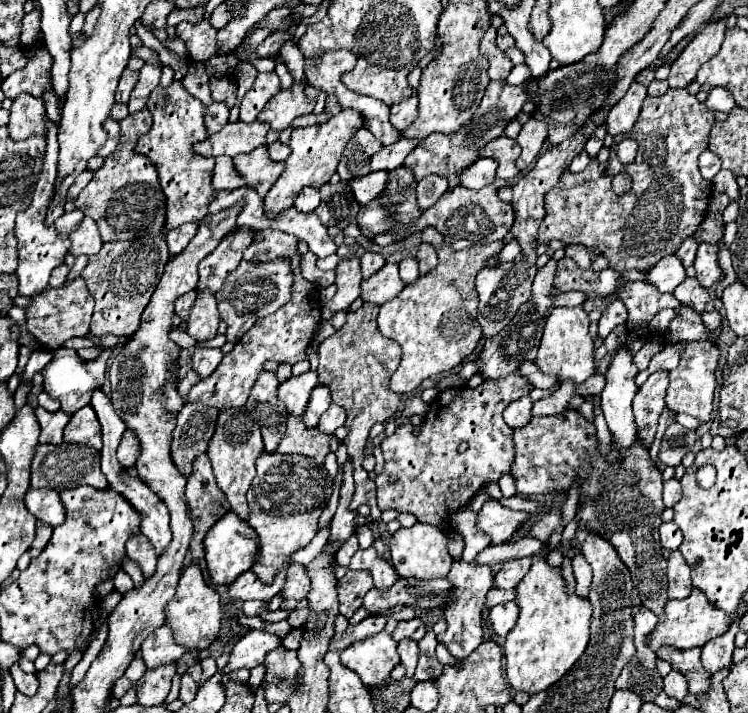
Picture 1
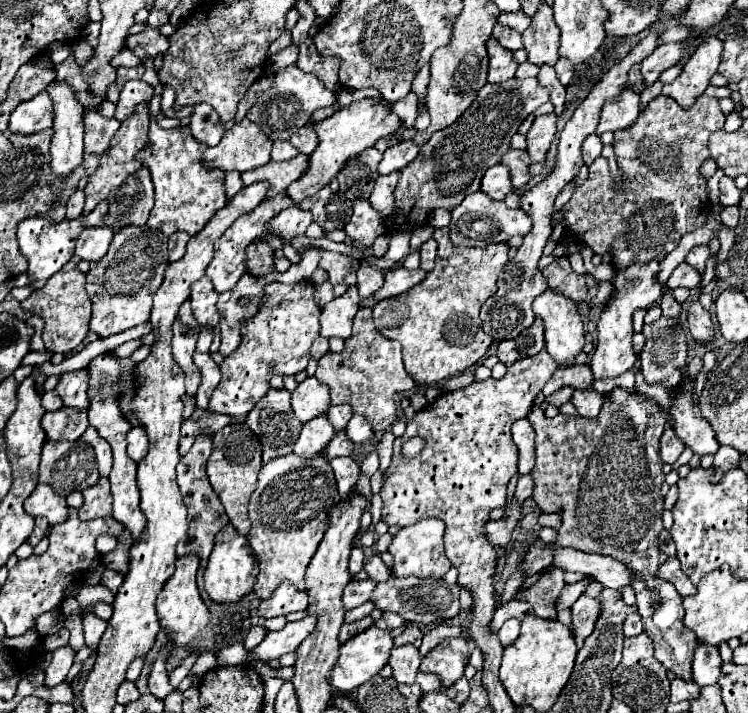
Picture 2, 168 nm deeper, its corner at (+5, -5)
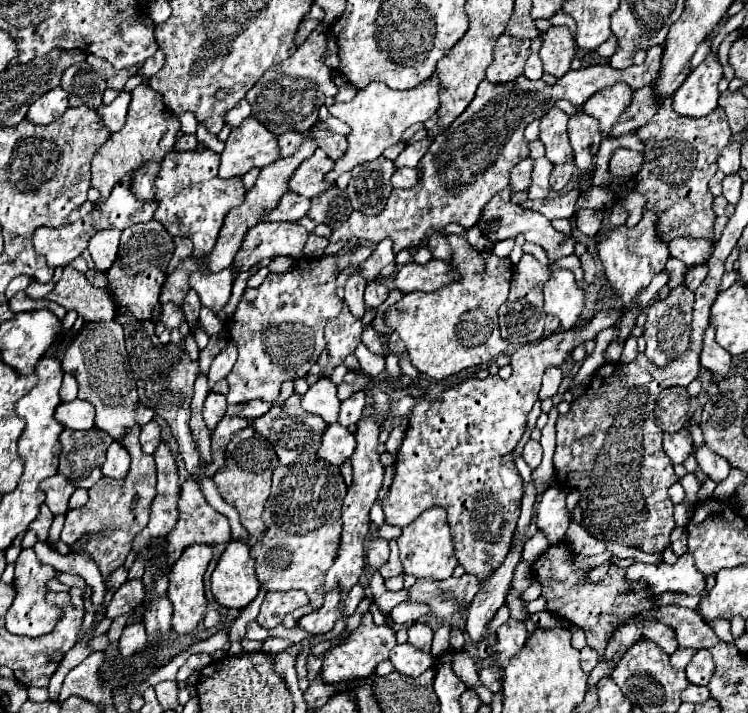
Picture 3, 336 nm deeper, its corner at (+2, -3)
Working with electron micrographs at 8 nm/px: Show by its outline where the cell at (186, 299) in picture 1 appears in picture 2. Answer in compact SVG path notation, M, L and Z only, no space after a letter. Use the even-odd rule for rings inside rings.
M186 299L178 311L178 317L174 321L174 339L172 339L172 355L174 361L180 365L180 369L186 375L186 393L196 397L198 387L200 387L200 371L194 365L194 351L196 351L196 341L200 333L200 325L192 315L190 301Z

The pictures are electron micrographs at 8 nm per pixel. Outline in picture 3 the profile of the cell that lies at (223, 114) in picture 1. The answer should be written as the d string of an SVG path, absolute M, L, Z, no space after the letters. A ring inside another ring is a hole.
M181 135L179 139L177 139L177 143L175 143L175 149L177 151L193 151L195 147L197 147L197 137L195 135Z

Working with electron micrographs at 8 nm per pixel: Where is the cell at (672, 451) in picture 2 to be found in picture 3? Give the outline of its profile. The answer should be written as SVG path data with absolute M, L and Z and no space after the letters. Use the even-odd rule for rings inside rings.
M665 433L663 435L663 449L673 463L683 463L693 453L693 441L685 433Z

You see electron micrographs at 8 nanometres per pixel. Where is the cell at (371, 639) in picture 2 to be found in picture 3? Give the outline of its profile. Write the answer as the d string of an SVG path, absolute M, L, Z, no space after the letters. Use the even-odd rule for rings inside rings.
M365 613L359 629L355 629L343 645L339 645L339 647L335 647L335 649L331 649L331 651L327 651L323 655L325 661L323 661L323 669L321 669L321 679L325 683L329 683L329 685L367 679L367 677L371 677L375 673L375 669L377 669L377 665L381 661L389 659L389 651L395 645L397 645L395 631L391 627L387 627L387 625L375 625L371 613Z

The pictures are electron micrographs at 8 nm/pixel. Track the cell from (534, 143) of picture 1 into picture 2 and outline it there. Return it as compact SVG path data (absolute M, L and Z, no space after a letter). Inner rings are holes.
M548 113L548 115L538 115L534 119L534 125L528 131L528 155L532 159L530 165L530 173L532 175L540 175L542 169L546 167L546 153L556 137L556 113Z

